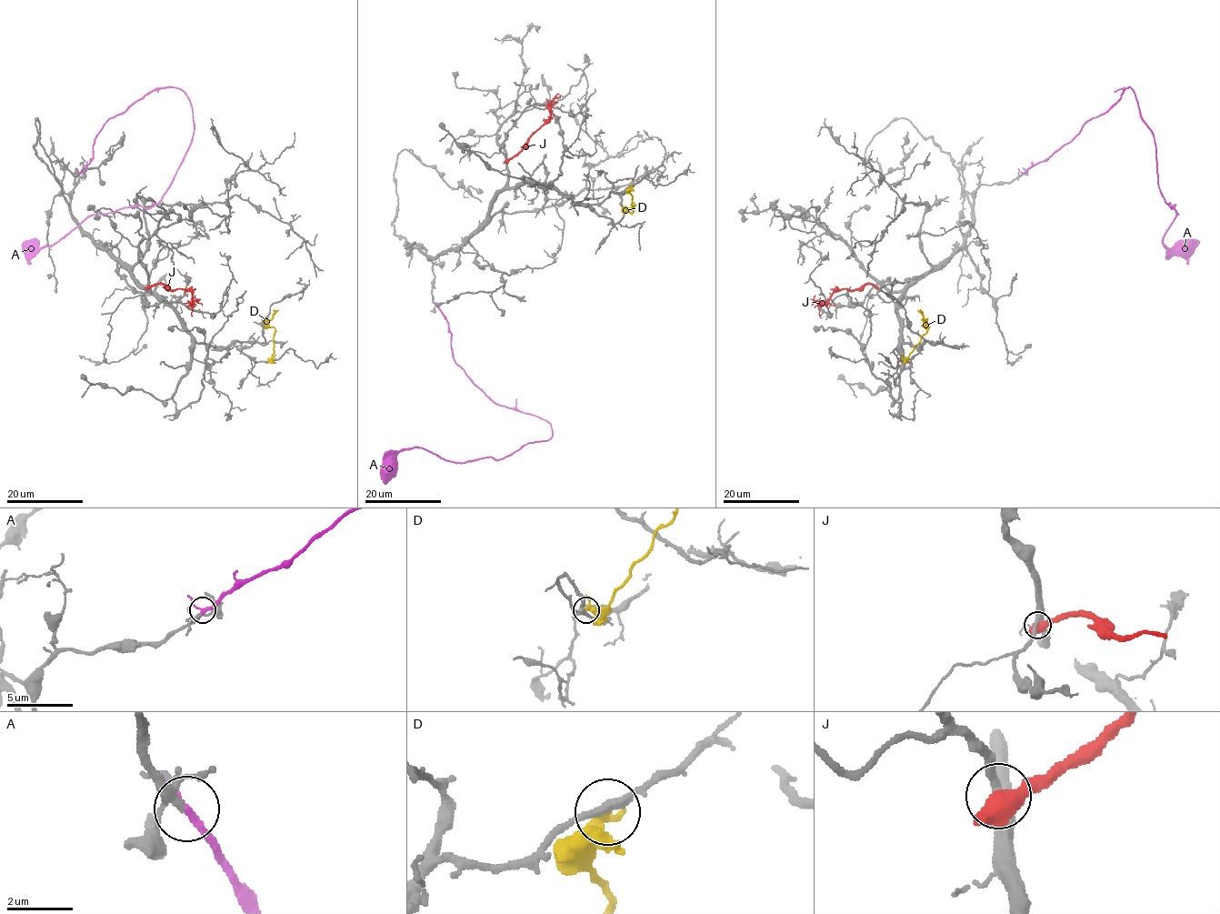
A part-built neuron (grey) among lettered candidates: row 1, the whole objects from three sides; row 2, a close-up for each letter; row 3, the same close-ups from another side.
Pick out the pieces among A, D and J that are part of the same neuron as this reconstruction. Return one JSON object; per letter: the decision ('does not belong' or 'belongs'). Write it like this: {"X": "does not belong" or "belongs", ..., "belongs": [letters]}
{"A": "belongs", "D": "does not belong", "J": "does not belong", "belongs": ["A"]}

